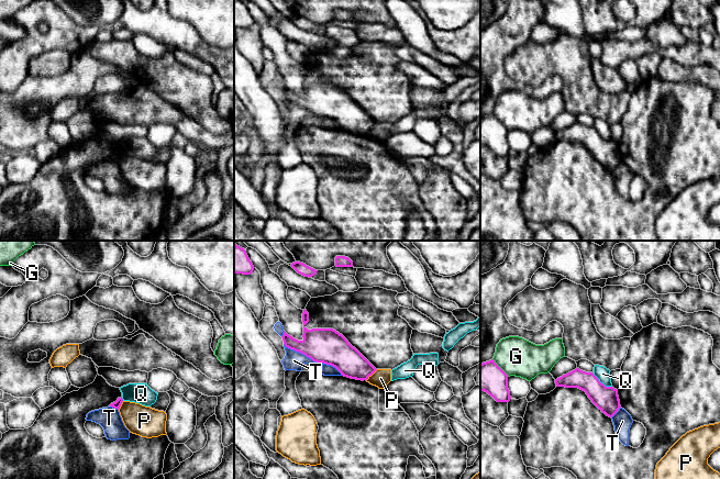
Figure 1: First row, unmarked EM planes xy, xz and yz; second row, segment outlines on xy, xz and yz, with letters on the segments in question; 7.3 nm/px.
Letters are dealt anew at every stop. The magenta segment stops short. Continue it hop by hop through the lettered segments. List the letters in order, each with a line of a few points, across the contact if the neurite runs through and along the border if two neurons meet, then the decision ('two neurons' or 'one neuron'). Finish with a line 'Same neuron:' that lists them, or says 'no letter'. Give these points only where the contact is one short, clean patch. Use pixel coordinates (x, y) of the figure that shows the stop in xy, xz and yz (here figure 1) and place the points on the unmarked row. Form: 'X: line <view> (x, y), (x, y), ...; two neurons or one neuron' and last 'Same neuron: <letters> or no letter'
G: two neurons
P: line xz (377, 123), (366, 134); two neurons
Q: two neurons
T: two neurons
Same neuron: no letter

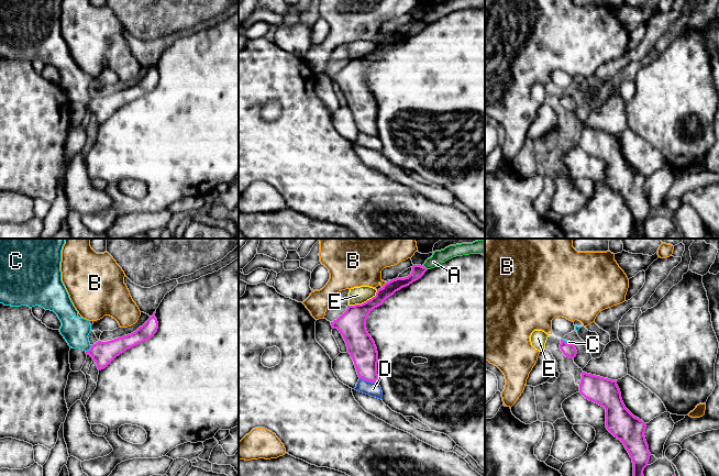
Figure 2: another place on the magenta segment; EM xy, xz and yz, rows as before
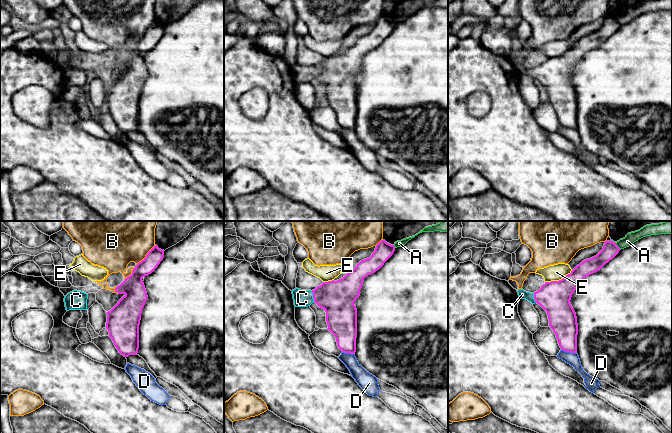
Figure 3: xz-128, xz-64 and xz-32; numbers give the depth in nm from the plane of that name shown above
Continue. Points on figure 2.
A: two neurons
B: two neurons
C: line xy (102, 107), (90, 102), (76, 89), (75, 85); one neuron
D: two neurons
E: two neurons
Same neuron: C

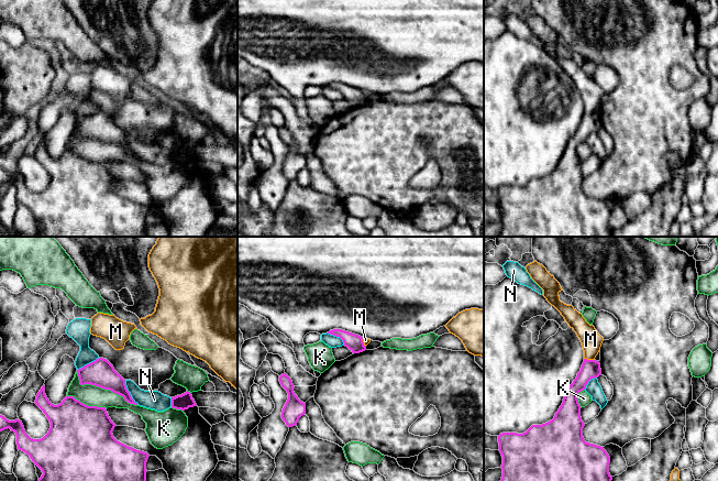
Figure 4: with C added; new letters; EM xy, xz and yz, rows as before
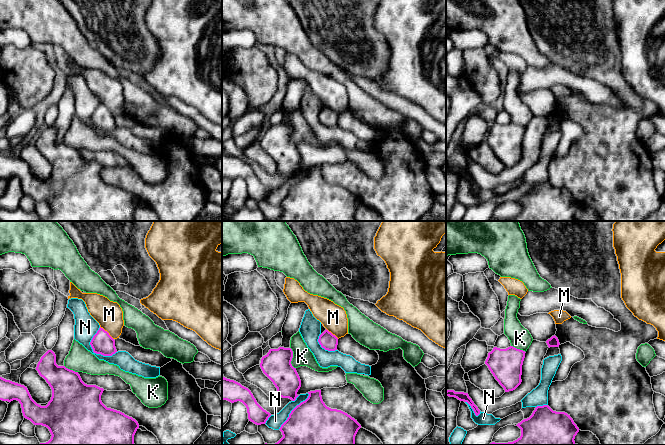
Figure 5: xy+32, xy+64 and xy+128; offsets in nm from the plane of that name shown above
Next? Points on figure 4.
K: two neurons
M: two neurons
N: two neurons
Same neuron: no letter

